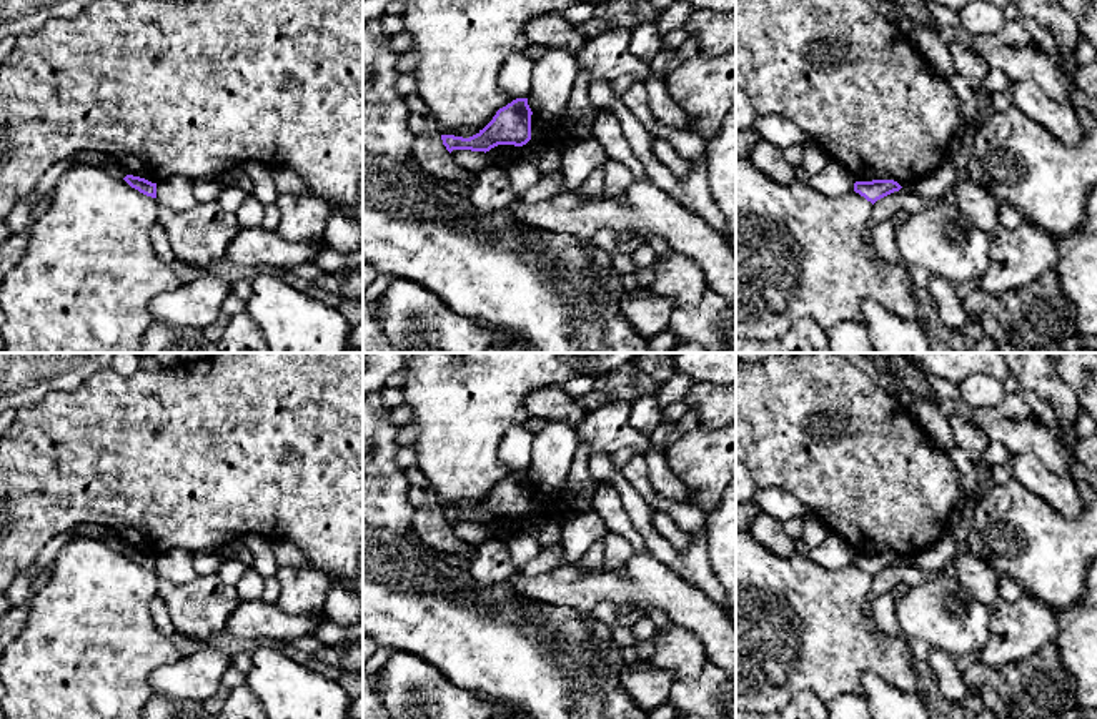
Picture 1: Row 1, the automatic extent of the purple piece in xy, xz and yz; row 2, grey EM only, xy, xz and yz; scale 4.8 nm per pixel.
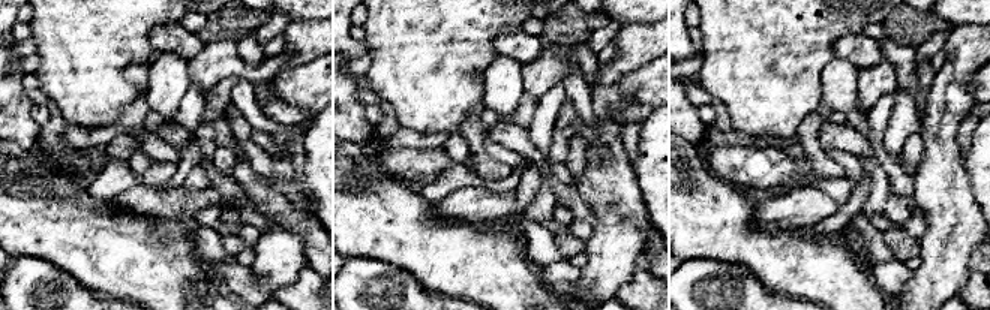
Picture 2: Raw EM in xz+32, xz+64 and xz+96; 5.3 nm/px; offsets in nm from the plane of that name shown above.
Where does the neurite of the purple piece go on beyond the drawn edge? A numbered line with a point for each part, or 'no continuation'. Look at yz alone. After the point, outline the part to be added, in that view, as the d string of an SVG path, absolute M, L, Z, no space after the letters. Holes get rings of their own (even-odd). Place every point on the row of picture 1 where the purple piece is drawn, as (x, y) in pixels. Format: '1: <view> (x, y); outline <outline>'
no continuation

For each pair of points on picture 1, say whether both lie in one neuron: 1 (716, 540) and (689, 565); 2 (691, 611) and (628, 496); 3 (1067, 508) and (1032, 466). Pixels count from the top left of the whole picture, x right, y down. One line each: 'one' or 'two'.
1: two
2: two
3: one

